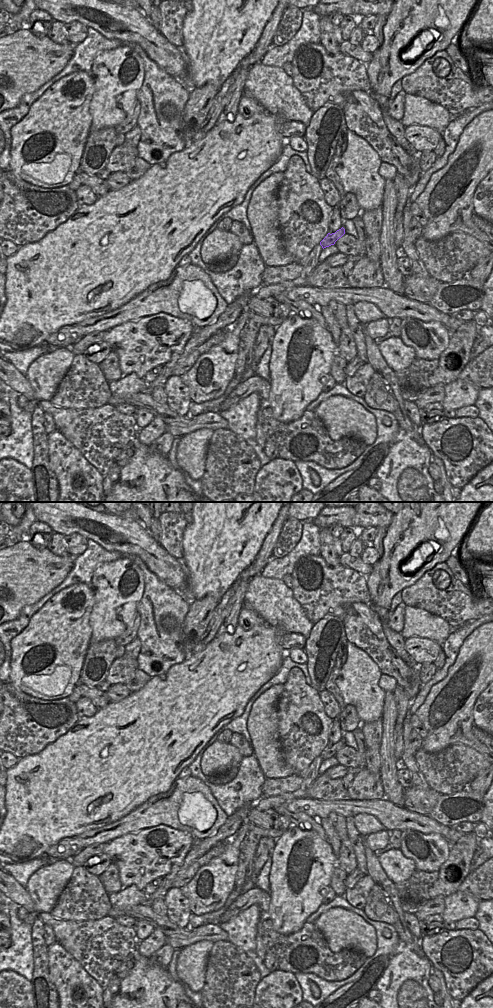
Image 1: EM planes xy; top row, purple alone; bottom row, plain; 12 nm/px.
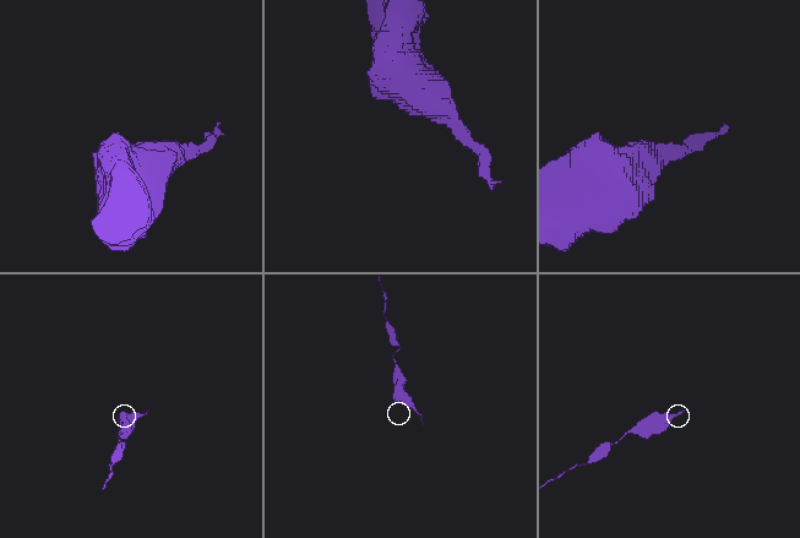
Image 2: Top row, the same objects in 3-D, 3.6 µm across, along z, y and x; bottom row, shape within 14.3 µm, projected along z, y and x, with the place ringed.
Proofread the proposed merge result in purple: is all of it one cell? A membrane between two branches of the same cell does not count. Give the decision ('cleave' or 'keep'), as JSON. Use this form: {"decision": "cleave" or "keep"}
{"decision": "keep"}

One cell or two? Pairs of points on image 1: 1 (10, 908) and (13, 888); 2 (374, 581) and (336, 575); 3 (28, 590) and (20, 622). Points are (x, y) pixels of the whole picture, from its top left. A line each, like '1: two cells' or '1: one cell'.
1: two cells
2: two cells
3: two cells

